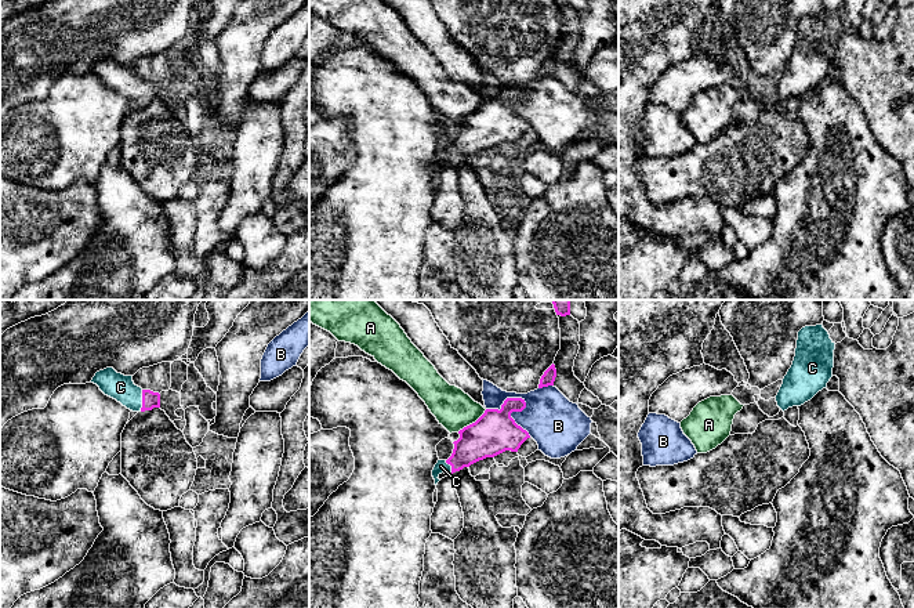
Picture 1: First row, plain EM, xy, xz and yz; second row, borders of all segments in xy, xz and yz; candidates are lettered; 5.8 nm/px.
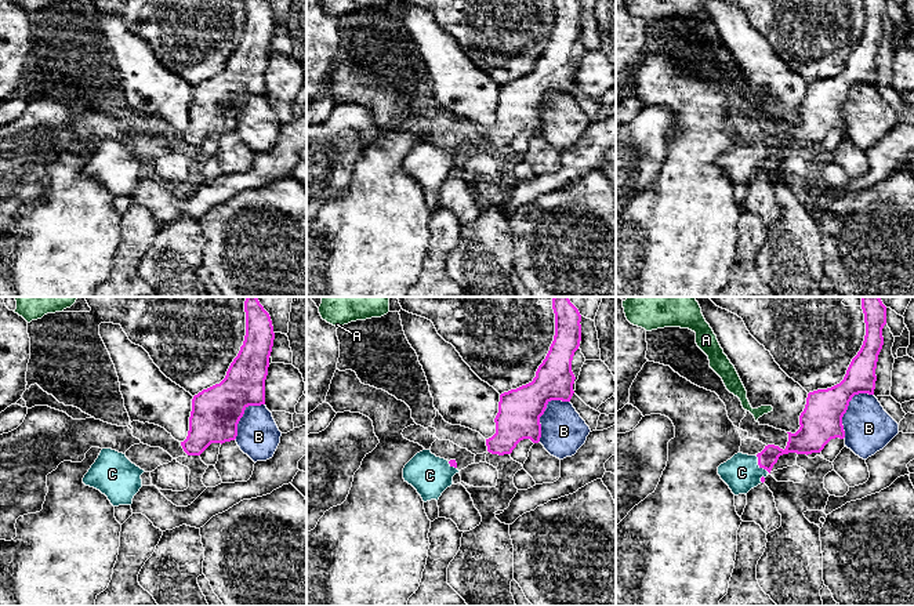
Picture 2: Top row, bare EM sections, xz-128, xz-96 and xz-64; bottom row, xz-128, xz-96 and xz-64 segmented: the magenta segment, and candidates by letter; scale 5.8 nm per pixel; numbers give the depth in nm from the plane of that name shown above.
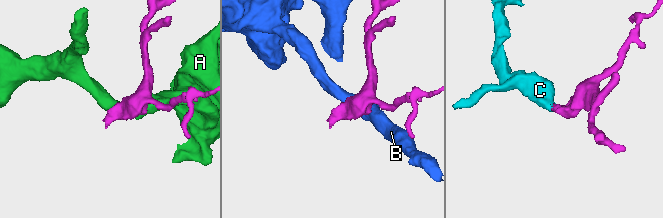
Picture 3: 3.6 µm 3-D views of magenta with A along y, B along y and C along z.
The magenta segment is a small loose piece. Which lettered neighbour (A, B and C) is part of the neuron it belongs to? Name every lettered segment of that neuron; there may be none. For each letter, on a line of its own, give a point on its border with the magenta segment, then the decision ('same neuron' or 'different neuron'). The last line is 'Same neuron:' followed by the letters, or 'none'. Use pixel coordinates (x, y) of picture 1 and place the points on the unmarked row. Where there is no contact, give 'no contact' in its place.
A: xz (472, 114) | different neuron
B: xz (525, 93) | different neuron
C: xy (142, 91) | same neuron
Same neuron: C

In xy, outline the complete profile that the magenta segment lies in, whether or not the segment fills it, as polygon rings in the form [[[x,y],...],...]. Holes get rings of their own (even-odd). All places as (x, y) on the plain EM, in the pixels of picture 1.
[[[113,58],[97,62],[91,73],[97,75],[105,86],[116,90],[133,102],[160,98],[159,83],[142,80],[134,75],[133,66],[117,64]]]

